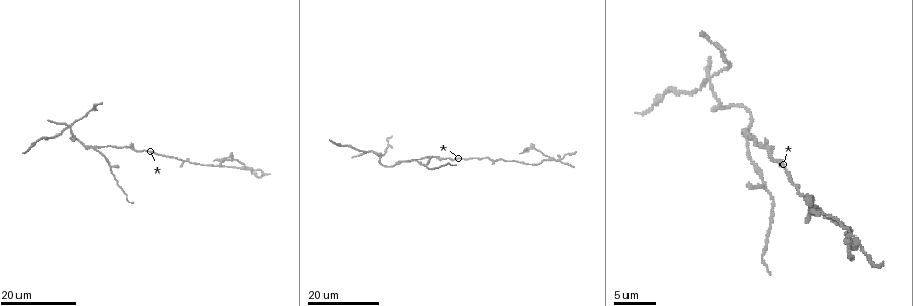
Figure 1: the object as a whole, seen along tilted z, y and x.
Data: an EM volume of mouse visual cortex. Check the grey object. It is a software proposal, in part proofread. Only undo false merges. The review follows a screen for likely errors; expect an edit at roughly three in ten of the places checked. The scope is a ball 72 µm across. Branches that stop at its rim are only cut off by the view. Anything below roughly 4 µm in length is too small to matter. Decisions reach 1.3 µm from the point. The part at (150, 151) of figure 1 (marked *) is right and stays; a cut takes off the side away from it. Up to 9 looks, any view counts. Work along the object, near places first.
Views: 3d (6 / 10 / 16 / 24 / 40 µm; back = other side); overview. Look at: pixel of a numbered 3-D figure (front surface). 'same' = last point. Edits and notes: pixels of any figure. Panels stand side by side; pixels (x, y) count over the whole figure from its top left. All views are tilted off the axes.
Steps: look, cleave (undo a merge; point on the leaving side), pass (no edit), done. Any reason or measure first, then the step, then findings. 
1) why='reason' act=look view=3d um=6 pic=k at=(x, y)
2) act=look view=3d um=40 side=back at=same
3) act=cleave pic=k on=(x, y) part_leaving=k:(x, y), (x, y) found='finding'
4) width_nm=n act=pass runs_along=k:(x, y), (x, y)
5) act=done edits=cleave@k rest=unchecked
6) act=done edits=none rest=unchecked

why='sudden change in width' act=look view=3d um=16 pic=1 at=(797, 189)

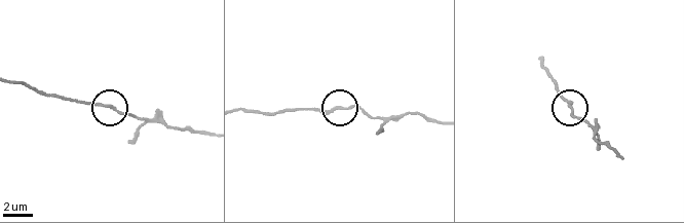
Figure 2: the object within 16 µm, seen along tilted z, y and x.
act=look view=3d um=10 pic=2 at=(343, 107)

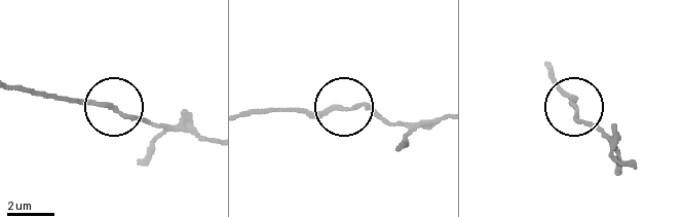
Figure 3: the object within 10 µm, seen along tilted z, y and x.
act=pass runs_along=3:(546, 66), (557, 85), (573, 96), (579, 118), (601, 134) found='one cell here'

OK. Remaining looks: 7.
why='four or more arms meet' act=look view=3d um=24 pic=1 at=(560, 161)

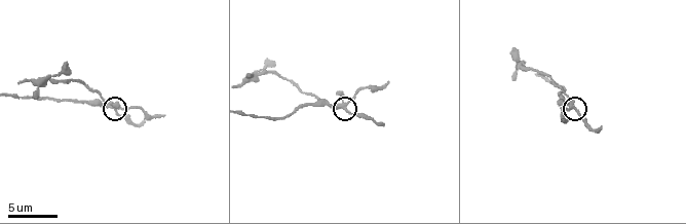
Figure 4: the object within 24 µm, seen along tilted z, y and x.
act=look view=3d um=10 pic=4 at=(573, 107)

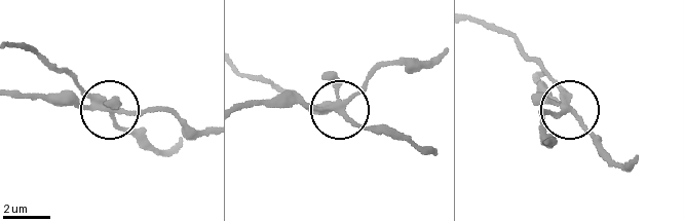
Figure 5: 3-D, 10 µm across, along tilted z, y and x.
width_nm=250 act=cleave pic=5 on=(333, 72) part_leaving=5:(106, 109), (63, 71), (12, 45) found='two cells meet here'

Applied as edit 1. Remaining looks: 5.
act=look view=overview

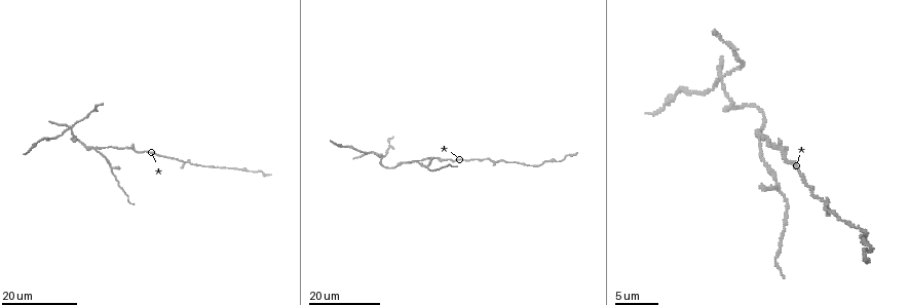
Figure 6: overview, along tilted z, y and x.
why='a narrow waist' act=look view=3d um=24 pic=6 at=(194, 164)

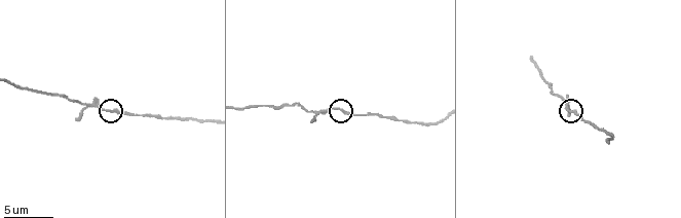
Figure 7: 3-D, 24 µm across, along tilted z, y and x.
act=look view=3d um=10 pic=7 at=(108, 109)

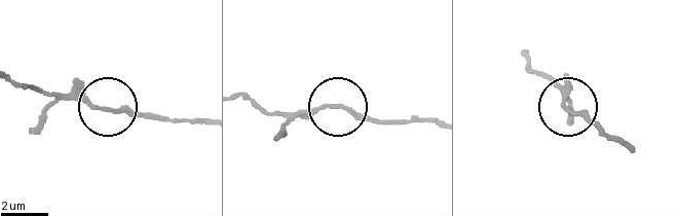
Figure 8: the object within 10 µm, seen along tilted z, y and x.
width_nm=160 act=pass runs_along=8:(241, 98), (292, 115), (346, 109), (392, 120) found='continuous, no second cell'

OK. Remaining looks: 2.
why='three arms meet' act=look view=3d um=24 pic=6 at=(94, 149)

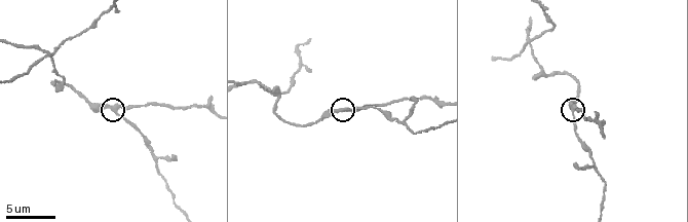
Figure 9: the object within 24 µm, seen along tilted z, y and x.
why='closer look' act=look view=3d um=10 pic=9 at=(572, 110)

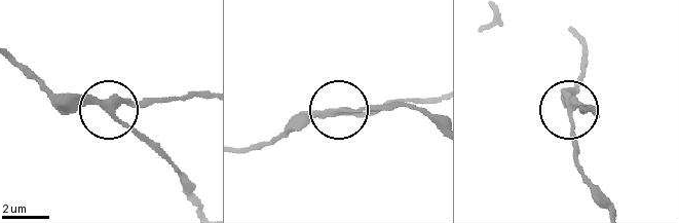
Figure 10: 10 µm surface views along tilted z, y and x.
act=cleave pic=10 on=(131, 128) part_leaving=10:(106, 106), (168, 161), (193, 203) found='two cells meet here'

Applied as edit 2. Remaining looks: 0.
act=done edits=cleave@5,cleave@10 rest=unchecked

